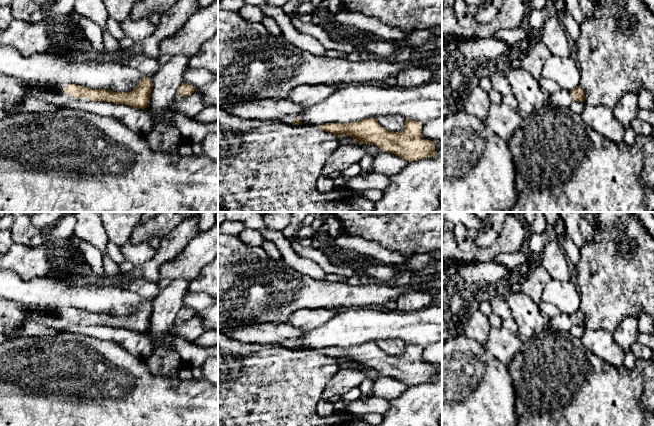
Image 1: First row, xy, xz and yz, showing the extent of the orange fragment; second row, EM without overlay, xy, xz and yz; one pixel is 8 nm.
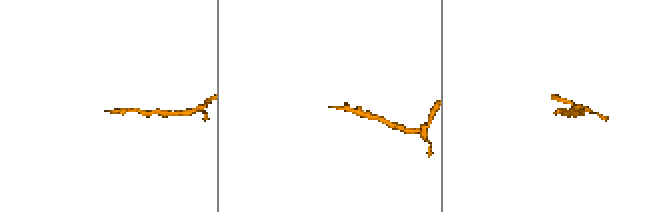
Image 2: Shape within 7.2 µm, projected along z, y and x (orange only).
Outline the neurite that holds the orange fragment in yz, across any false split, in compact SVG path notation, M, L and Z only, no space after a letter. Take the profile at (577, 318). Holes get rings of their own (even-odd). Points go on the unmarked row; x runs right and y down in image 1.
M580 309L572 315L560 312L555 317L549 319L549 326L560 331L570 331L573 323L578 326L585 325L585 317Z

